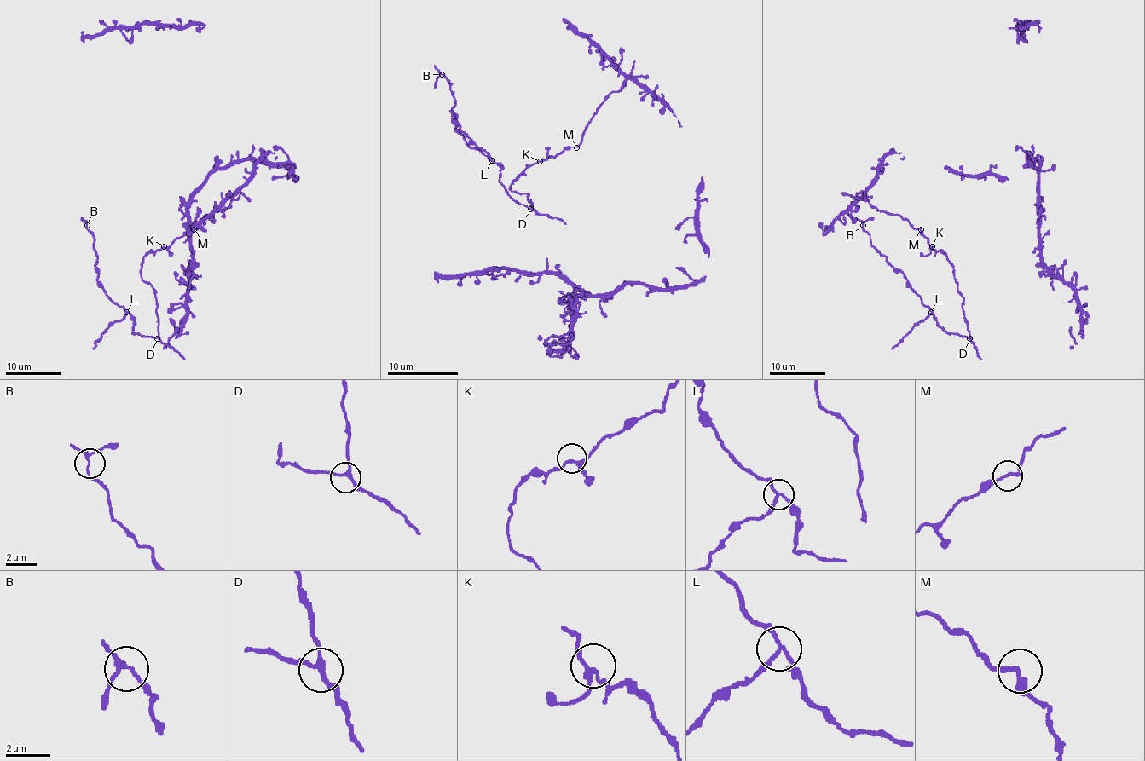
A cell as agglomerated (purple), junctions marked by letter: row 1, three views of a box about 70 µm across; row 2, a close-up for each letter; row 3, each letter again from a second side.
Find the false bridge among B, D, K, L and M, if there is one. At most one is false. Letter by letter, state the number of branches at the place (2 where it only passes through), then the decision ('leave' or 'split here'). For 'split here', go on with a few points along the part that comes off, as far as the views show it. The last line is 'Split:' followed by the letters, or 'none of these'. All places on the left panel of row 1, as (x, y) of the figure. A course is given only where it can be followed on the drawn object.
B: 3 | leave
D: 3 | leave
K: 3 | leave
L: 3 | split here | (126, 312), (120, 320), (115, 320), (109, 325), (93, 348)
M: 2 | leave
Split: L

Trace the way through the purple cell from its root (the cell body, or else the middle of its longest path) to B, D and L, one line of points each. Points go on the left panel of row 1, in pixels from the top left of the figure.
B: (259, 162), (228, 206), (143, 258), (156, 337), (132, 333), (133, 319), (96, 279), (87, 225)
D: (259, 162), (228, 206), (206, 214), (198, 227), (143, 258), (140, 277), (154, 291), (157, 338)
L: (259, 162), (228, 206), (143, 258), (140, 277), (154, 291), (159, 334), (132, 333), (126, 312)

